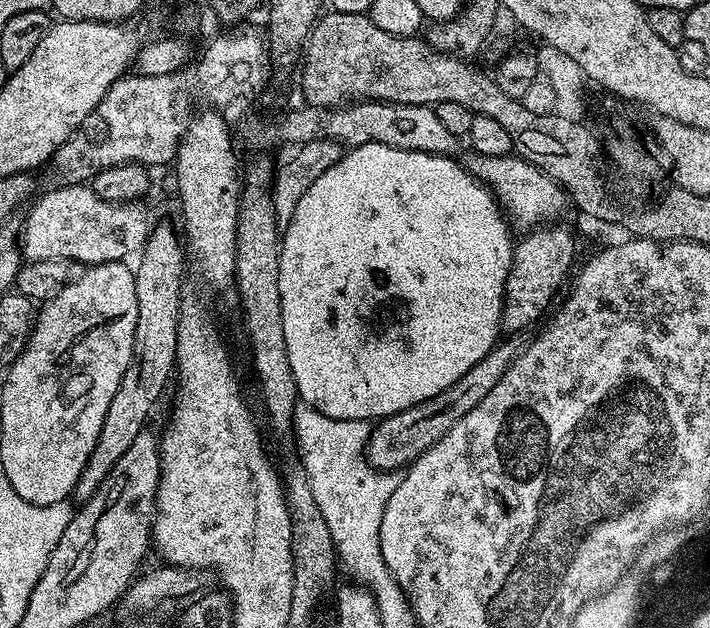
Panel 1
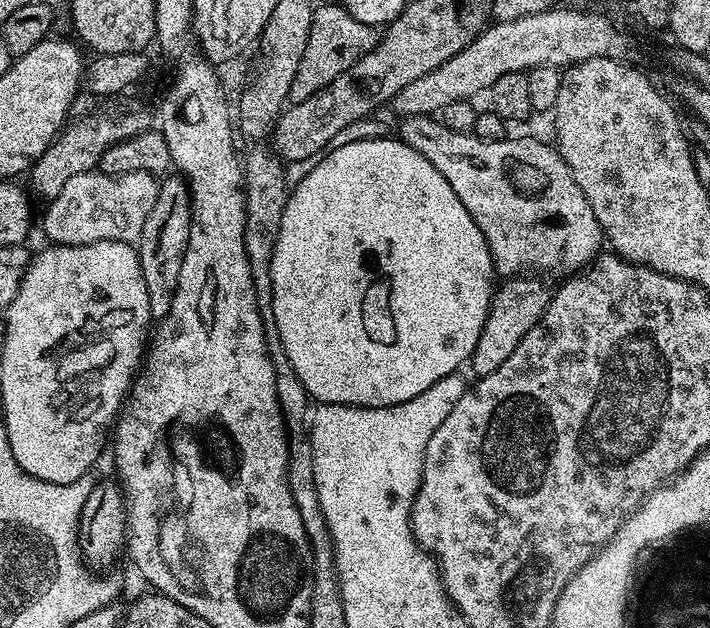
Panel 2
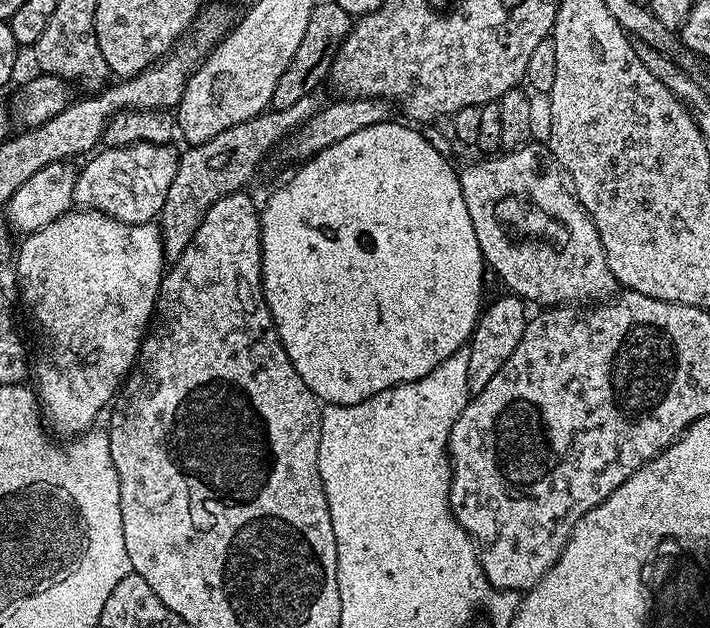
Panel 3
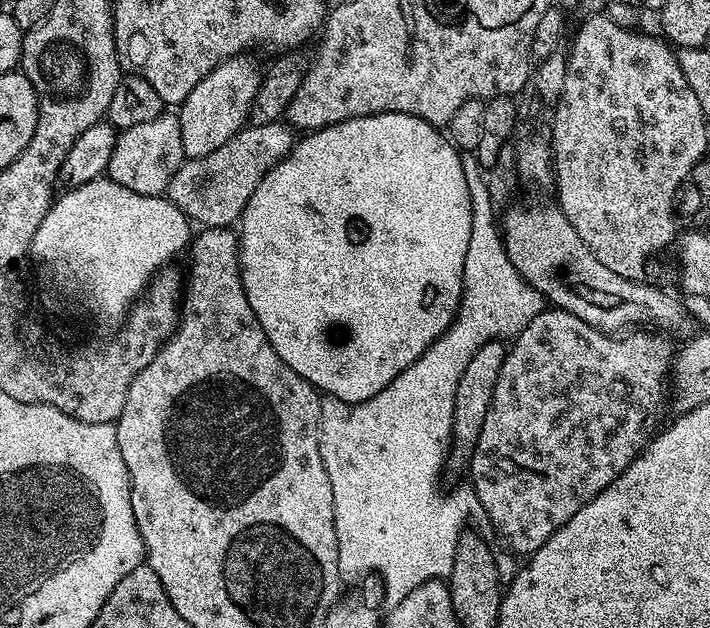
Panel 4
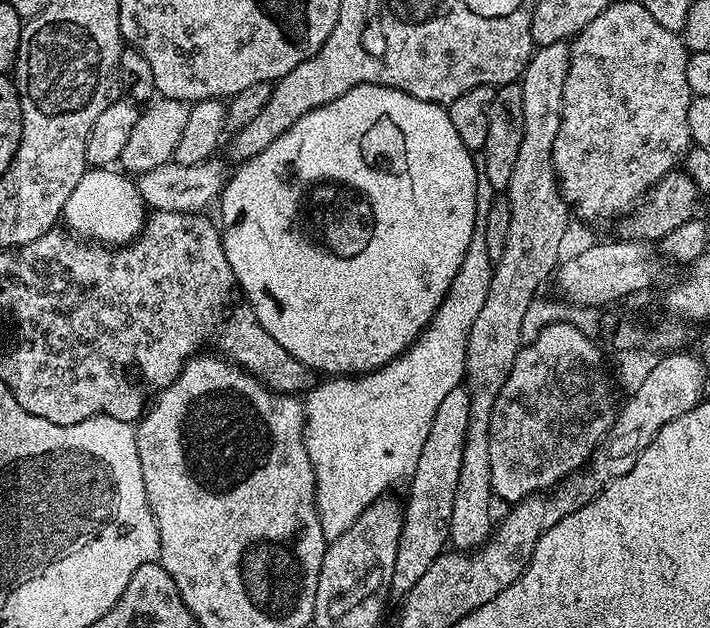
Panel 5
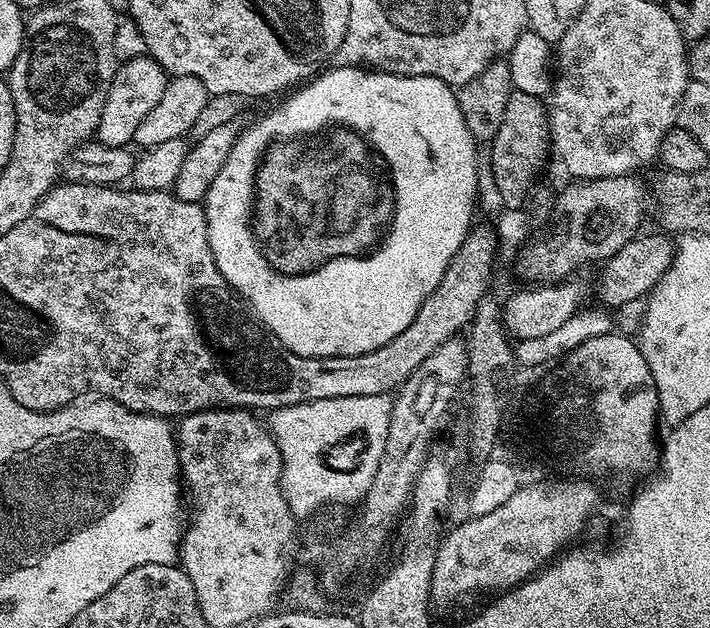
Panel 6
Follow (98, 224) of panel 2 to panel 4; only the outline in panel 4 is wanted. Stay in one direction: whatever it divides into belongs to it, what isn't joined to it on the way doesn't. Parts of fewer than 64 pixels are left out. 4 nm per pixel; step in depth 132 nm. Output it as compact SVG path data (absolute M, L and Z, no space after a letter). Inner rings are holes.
M165 110L158 118L141 122L138 126L130 126L117 135L106 176L107 179L126 186L126 190L134 190L147 196L159 196L167 193L170 178L185 159L179 115L175 111Z

